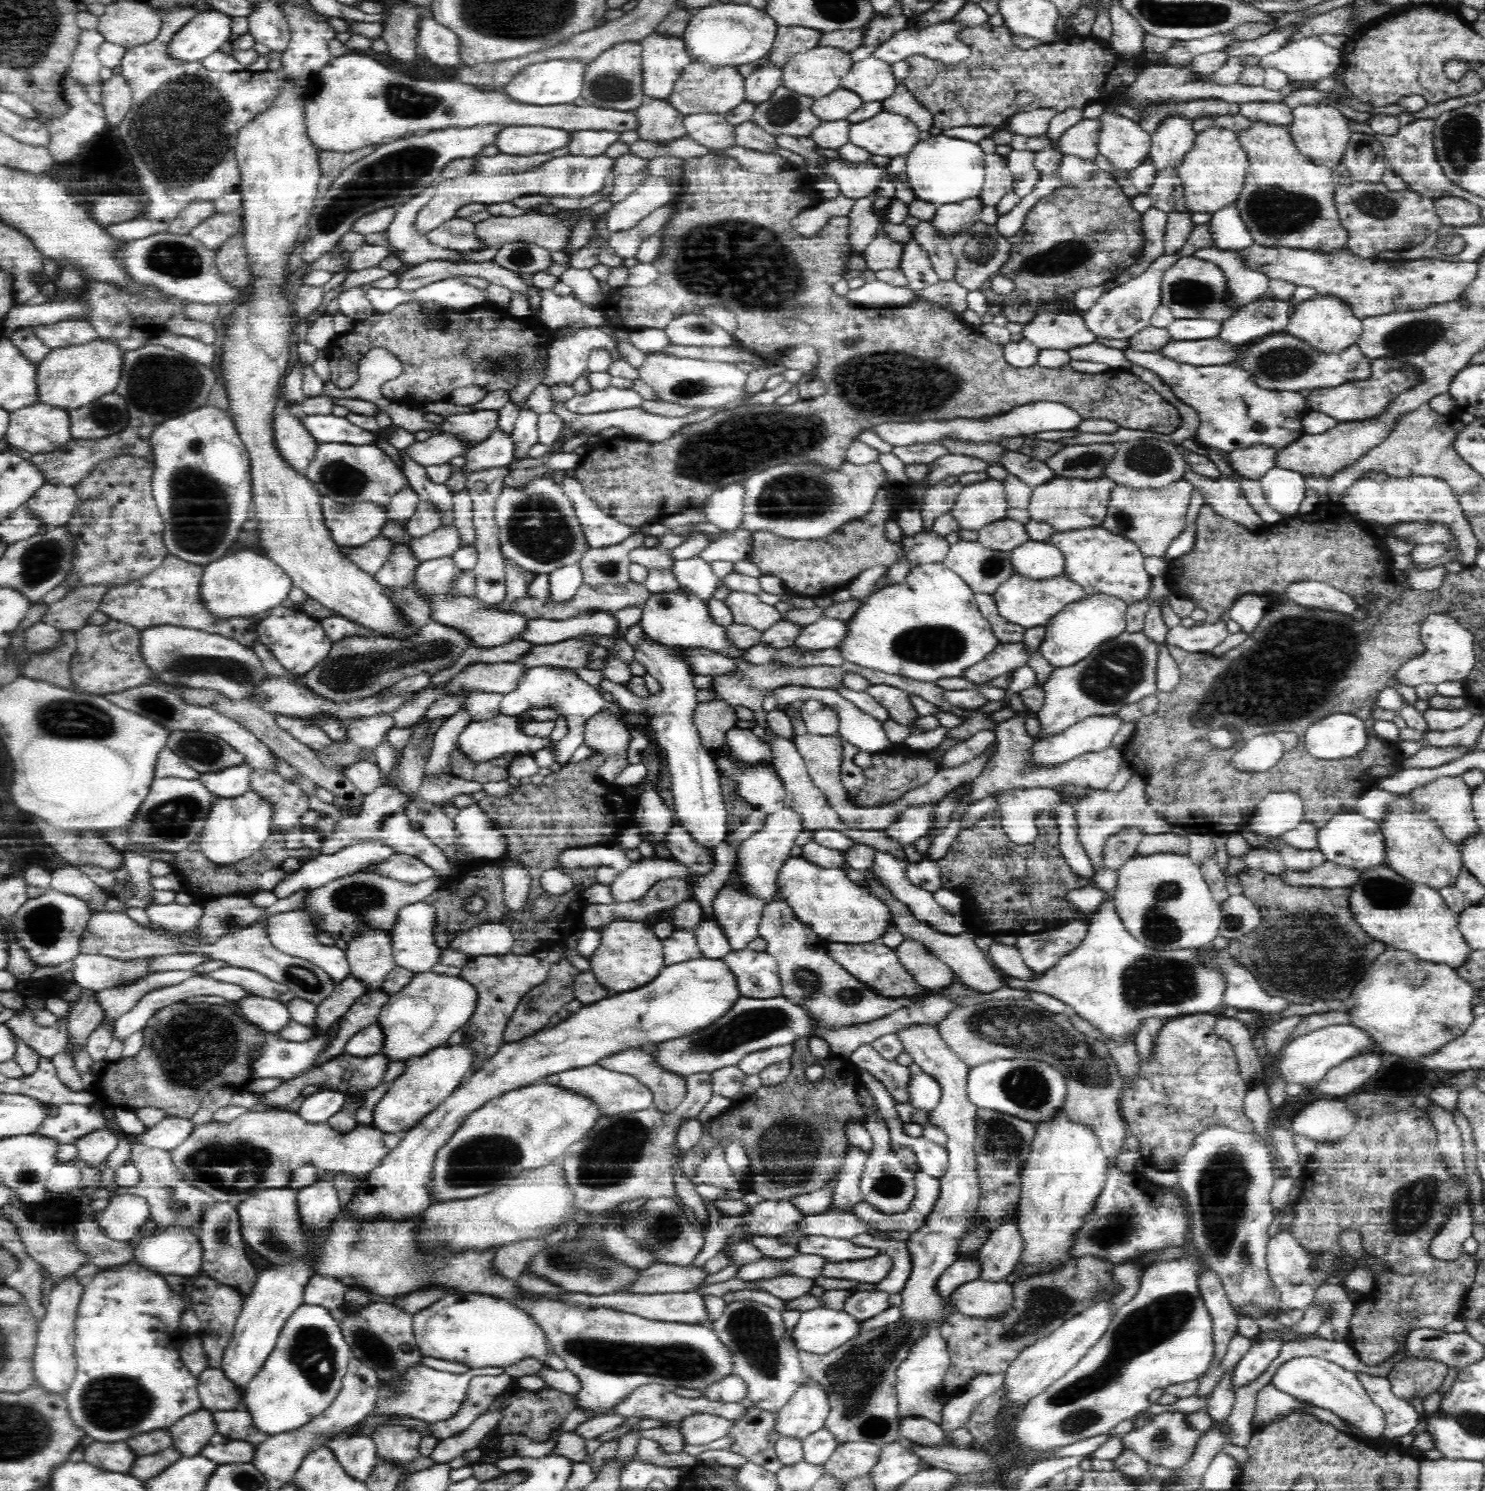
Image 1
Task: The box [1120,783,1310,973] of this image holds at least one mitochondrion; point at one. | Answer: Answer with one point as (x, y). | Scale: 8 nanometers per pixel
(1159, 925)

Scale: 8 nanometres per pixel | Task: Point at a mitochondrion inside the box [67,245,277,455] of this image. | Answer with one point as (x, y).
(166, 384)

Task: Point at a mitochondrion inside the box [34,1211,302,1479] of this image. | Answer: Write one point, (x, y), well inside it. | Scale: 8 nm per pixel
(113, 1402)

